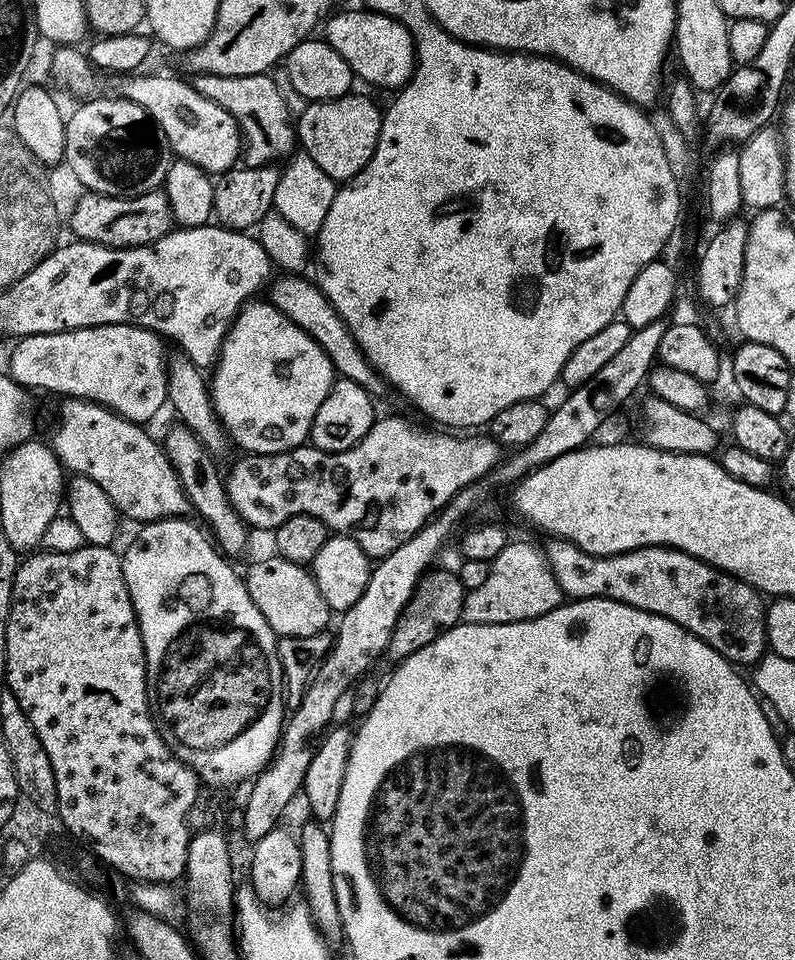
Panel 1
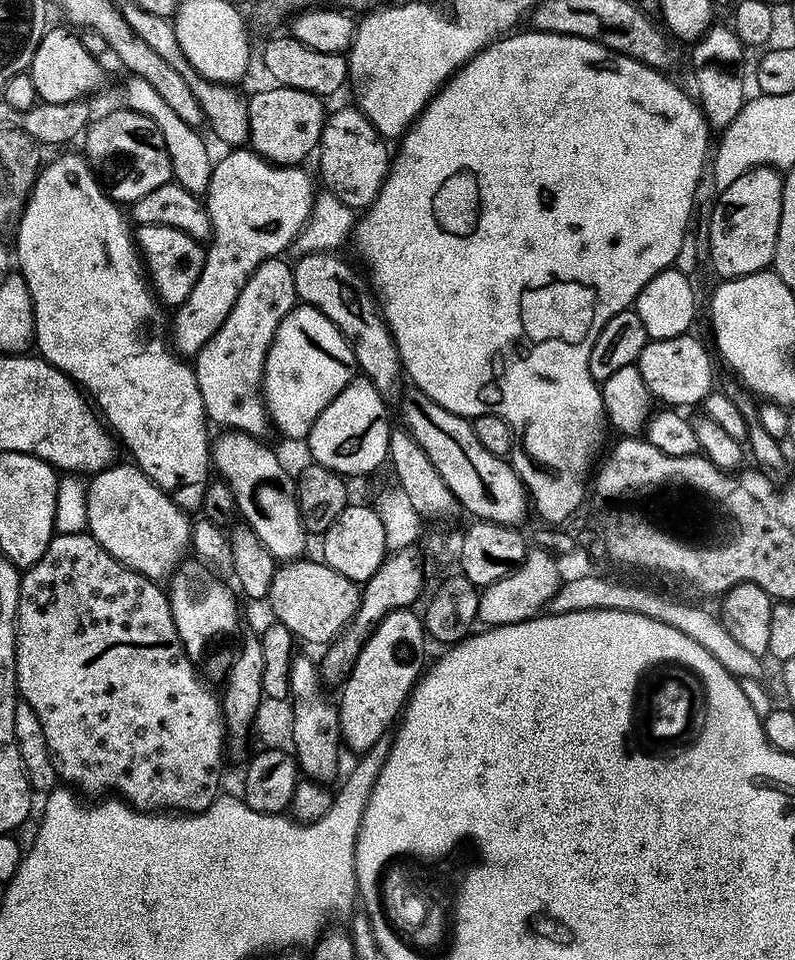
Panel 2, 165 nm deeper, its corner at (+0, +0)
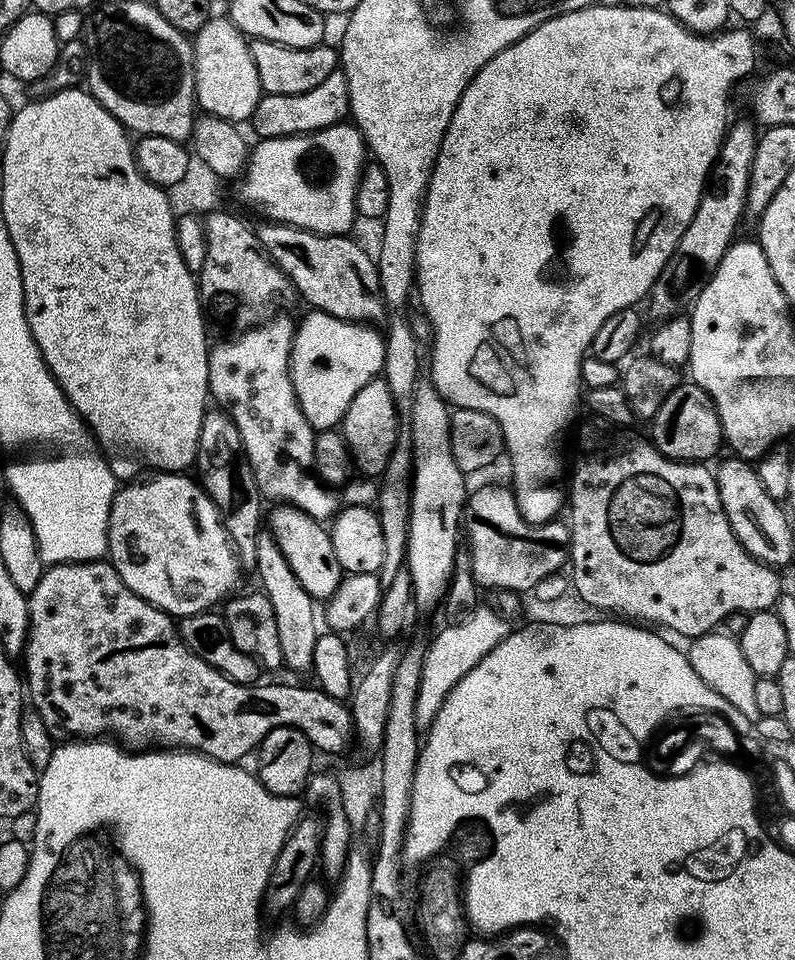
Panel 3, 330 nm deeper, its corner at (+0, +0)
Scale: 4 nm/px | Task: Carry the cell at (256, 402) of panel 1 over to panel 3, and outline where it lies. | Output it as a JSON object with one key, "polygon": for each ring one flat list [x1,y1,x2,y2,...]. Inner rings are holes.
{"polygon":[[308,310,308,313,295,325,292,333,292,353,288,356,288,373,292,379,292,389,296,395,302,414,306,414,306,422,316,432,335,429,341,423,350,406,354,402,354,394,366,386,366,382,377,379,384,366,385,337,375,332,375,327,367,323,353,323,350,320,332,317,324,311]]}

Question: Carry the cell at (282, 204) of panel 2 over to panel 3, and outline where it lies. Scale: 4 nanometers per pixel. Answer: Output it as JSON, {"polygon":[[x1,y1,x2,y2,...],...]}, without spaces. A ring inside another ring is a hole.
{"polygon":[[348,122,326,126,301,136,270,136,251,149,248,162,239,177,240,200,253,208,265,221,316,232,319,235,343,236,351,233,352,219,357,219,356,191,366,167,366,145,359,128]]}

